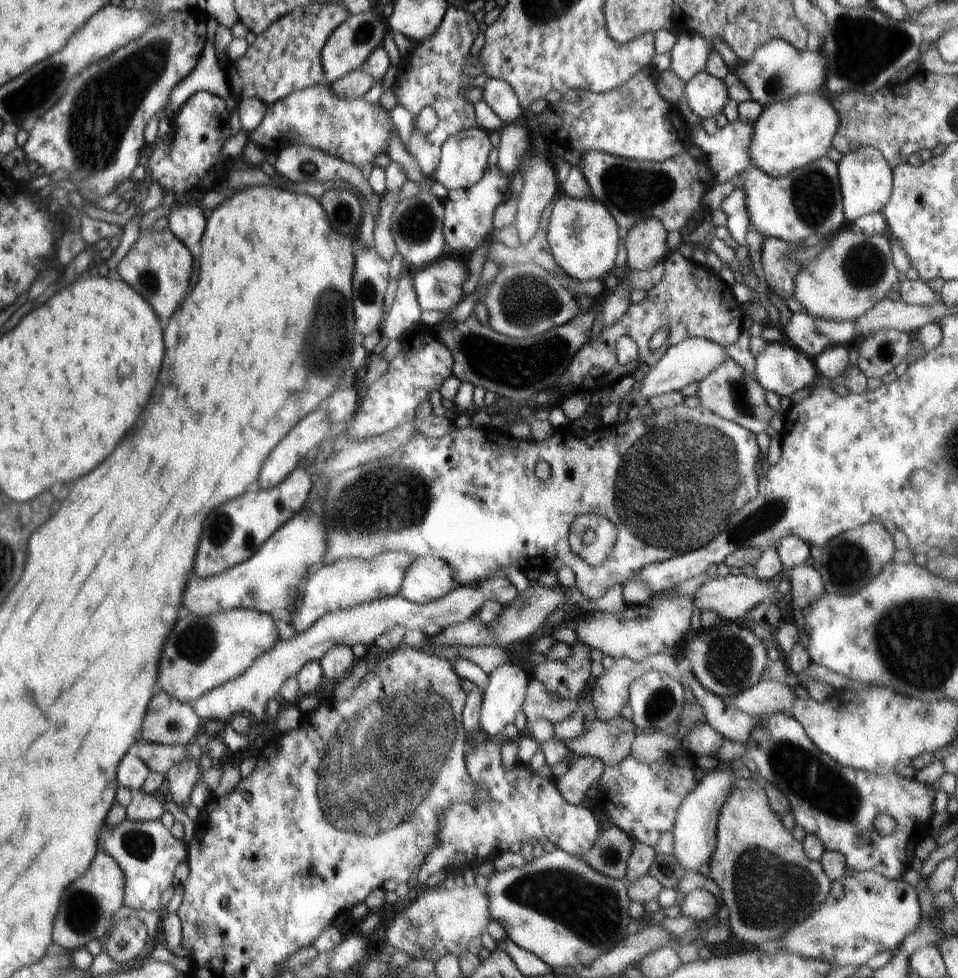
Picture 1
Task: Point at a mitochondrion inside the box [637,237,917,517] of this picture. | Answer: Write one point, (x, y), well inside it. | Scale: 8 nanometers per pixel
(863, 266)

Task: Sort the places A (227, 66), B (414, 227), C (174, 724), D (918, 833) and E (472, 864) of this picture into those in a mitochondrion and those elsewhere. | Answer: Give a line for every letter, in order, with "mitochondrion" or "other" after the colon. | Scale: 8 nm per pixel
A: other
B: mitochondrion
C: mitochondrion
D: other
E: other

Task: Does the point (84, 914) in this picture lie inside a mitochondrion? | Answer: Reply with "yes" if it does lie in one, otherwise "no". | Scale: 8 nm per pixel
yes

